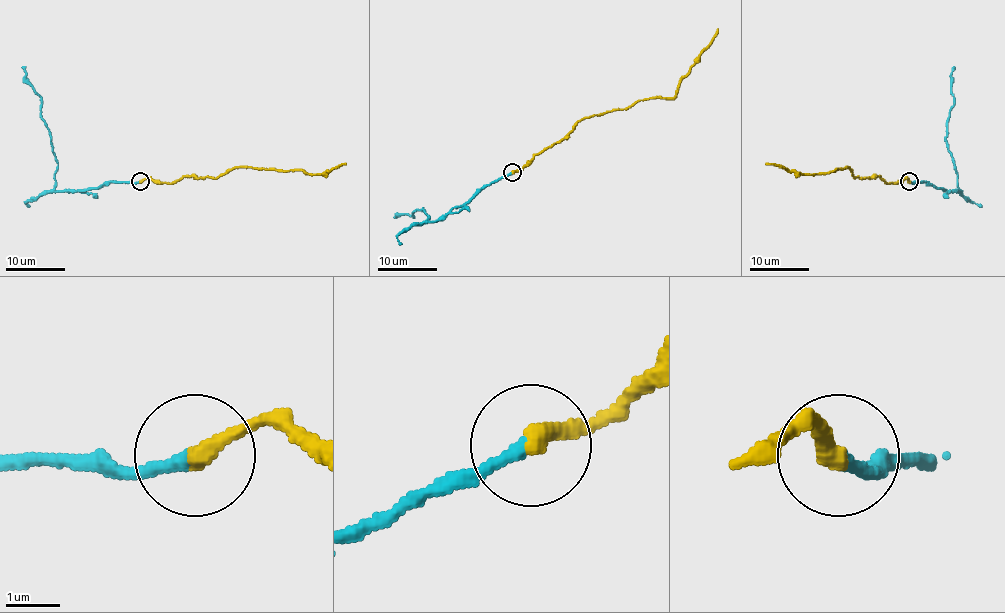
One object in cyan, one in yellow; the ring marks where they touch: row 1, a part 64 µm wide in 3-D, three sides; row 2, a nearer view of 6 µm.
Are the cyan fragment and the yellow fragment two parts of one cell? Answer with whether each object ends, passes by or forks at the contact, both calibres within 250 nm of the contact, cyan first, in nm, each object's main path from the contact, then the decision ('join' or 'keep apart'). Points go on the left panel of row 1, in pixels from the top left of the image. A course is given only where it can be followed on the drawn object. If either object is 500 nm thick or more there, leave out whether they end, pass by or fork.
cyan ends there; yellow ends there; 240 nm thick on the cyan side, 380 nm on the other; cyan runs (140, 182), (112, 182), (89, 189), (56, 191), (57, 161), (41, 116), (41, 97), (22, 66); yellow runs (140, 182), (149, 177), (160, 183), (188, 177), (218, 177), (237, 167), (301, 170), (323, 174), (345, 162); keep apart

